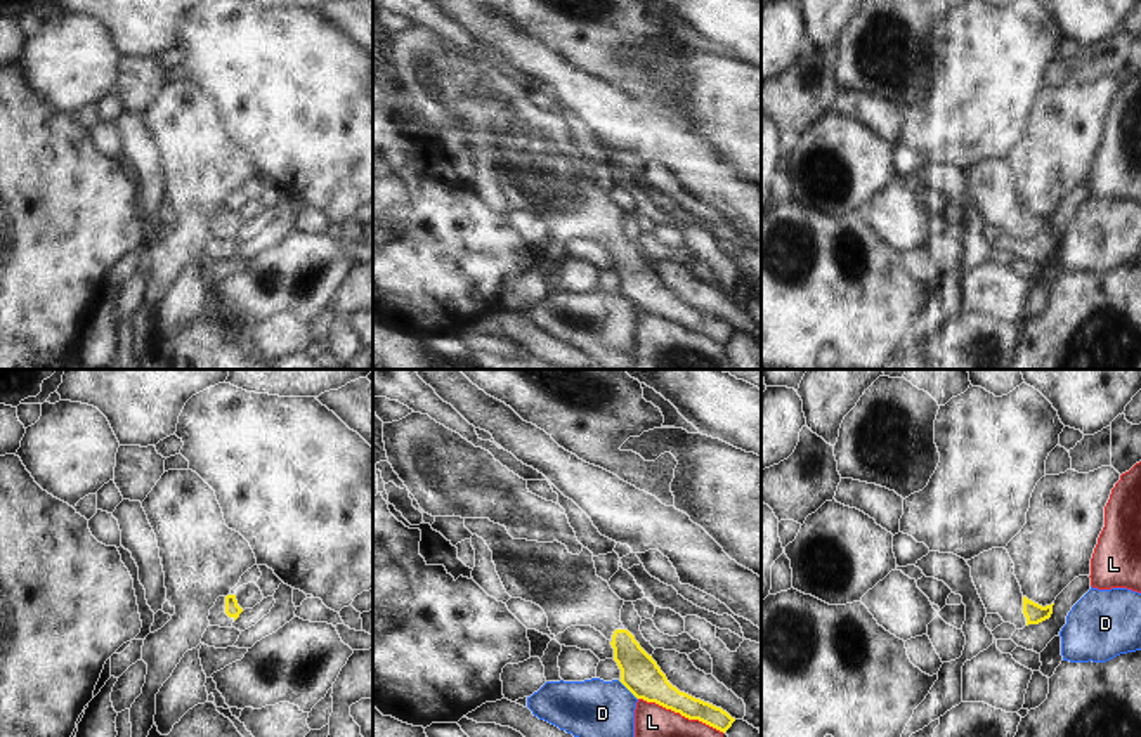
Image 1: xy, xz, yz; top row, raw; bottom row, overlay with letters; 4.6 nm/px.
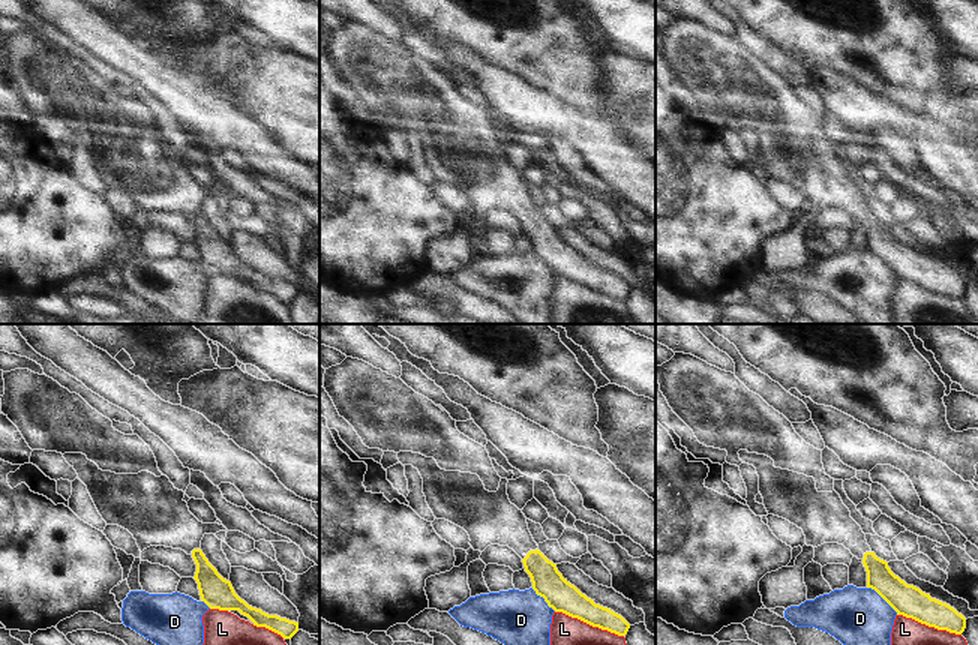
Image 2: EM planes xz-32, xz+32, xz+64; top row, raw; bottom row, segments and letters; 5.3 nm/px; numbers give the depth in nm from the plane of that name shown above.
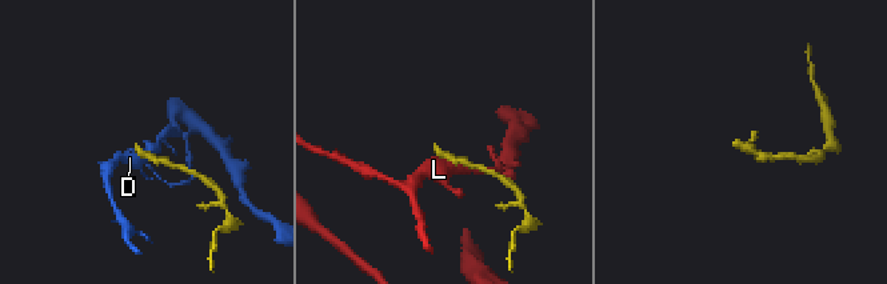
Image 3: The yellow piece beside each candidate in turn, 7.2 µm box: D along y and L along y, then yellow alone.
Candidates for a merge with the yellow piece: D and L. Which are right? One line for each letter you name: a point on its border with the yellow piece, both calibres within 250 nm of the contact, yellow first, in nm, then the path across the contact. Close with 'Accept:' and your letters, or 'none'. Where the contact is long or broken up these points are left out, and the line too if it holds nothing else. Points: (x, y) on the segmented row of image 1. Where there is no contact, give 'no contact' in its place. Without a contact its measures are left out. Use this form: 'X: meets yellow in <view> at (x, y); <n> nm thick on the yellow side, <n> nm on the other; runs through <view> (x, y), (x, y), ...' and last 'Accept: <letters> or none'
Accept: none

